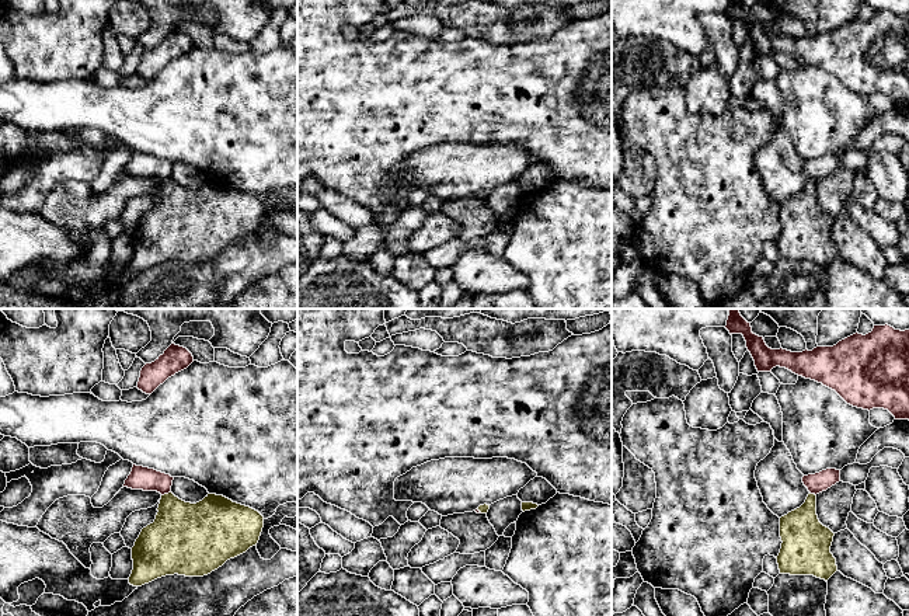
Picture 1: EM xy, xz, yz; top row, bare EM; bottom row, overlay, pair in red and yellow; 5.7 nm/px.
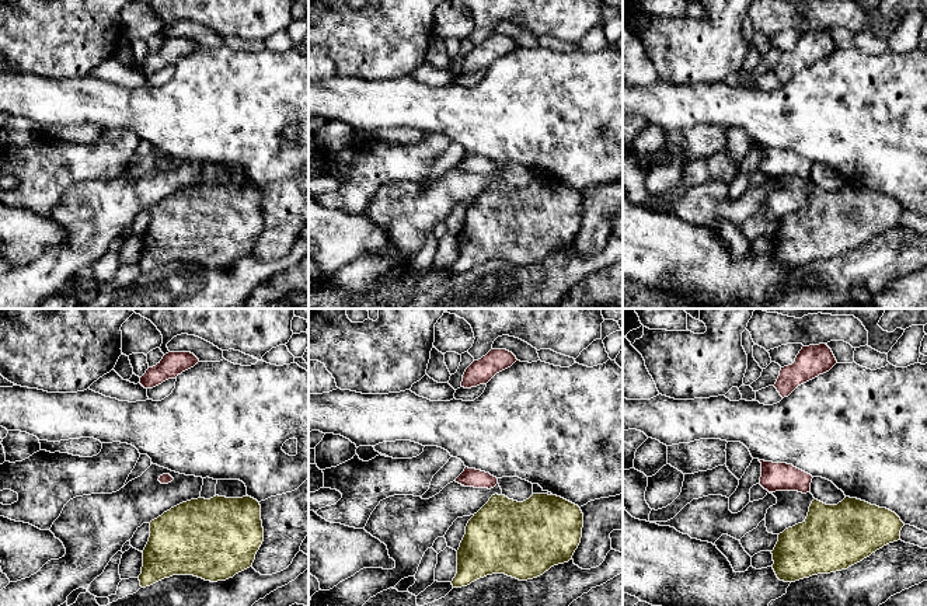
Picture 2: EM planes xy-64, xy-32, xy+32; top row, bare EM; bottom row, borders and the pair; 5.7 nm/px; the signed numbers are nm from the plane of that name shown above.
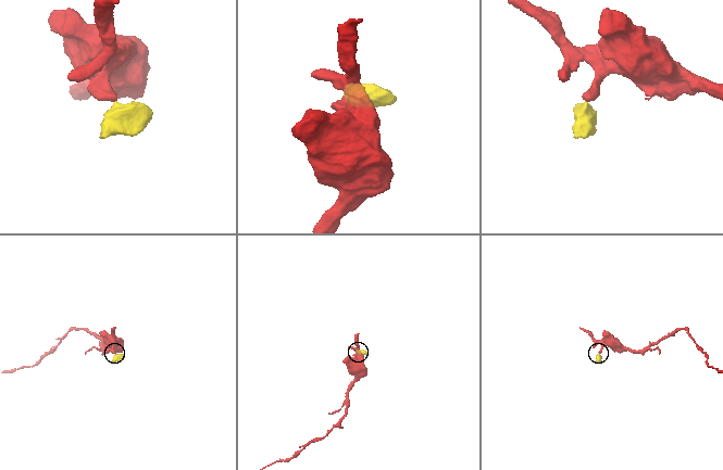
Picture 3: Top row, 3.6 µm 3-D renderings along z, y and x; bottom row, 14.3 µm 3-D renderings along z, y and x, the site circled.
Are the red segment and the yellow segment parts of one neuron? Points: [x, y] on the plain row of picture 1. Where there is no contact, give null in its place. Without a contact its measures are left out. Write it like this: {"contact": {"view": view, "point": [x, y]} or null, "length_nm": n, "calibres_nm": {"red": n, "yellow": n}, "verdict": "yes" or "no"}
{"contact": {"view": "xy", "point": [166, 178]}, "length_nm": 60, "calibres_nm": {"red": 130, "yellow": 360}, "verdict": "no"}

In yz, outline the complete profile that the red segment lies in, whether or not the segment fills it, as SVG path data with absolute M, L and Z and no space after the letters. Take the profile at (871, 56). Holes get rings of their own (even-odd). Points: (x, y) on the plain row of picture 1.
M729 0L725 14L729 20L742 20L758 58L772 58L780 52L805 65L815 66L835 76L847 90L863 94L888 95L895 105L909 105L909 15L874 11L873 17L853 20L833 32L816 32L812 36L791 38L772 35L763 22L752 18L750 8L741 0Z

